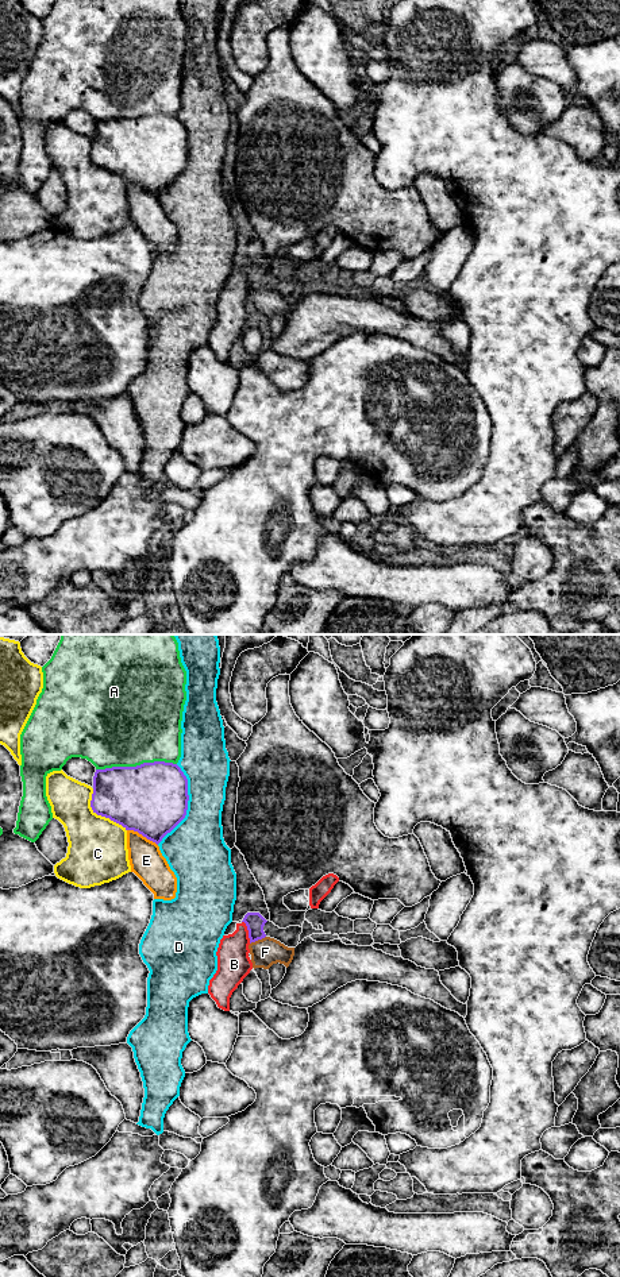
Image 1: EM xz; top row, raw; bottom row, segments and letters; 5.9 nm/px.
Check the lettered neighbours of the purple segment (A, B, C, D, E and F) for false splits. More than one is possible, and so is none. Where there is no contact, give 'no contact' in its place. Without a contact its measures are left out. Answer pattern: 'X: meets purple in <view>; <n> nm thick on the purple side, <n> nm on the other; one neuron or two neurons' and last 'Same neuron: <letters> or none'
A: meets purple in xz; 420 nm thick on the purple side, 500 nm on the other; two neurons
B: meets purple in xz; 110 nm thick on the purple side, 200 nm on the other; two neurons
C: meets purple in xz; 380 nm thick on the purple side, 360 nm on the other; two neurons
D: meets purple in xz; 420 nm thick on the purple side, 340 nm on the other; two neurons
E: meets purple in xz; 420 nm thick on the purple side, 200 nm on the other; two neurons
F: meets purple in xz; 110 nm thick on the purple side, 170 nm on the other; one neuron
Same neuron: F

